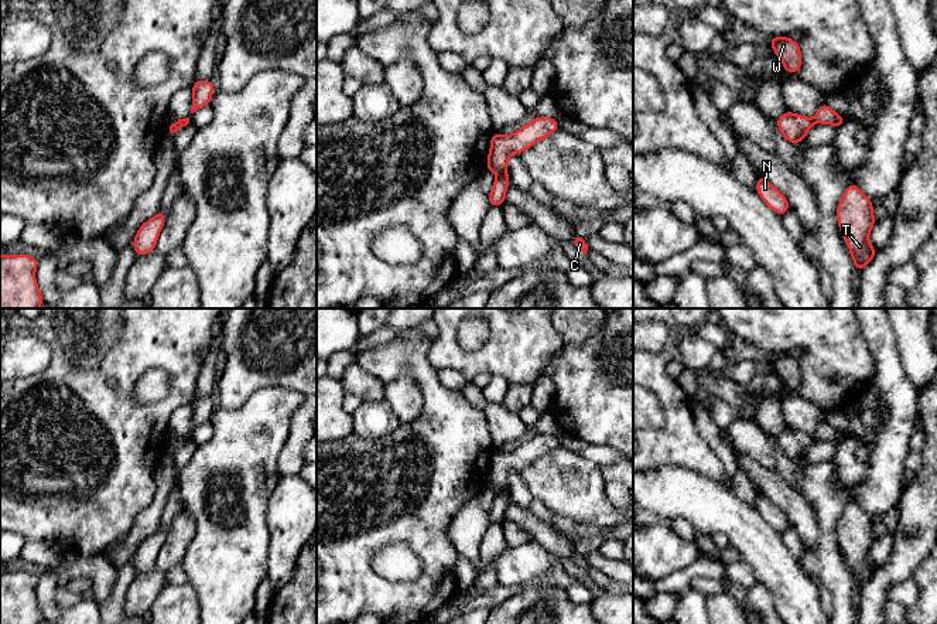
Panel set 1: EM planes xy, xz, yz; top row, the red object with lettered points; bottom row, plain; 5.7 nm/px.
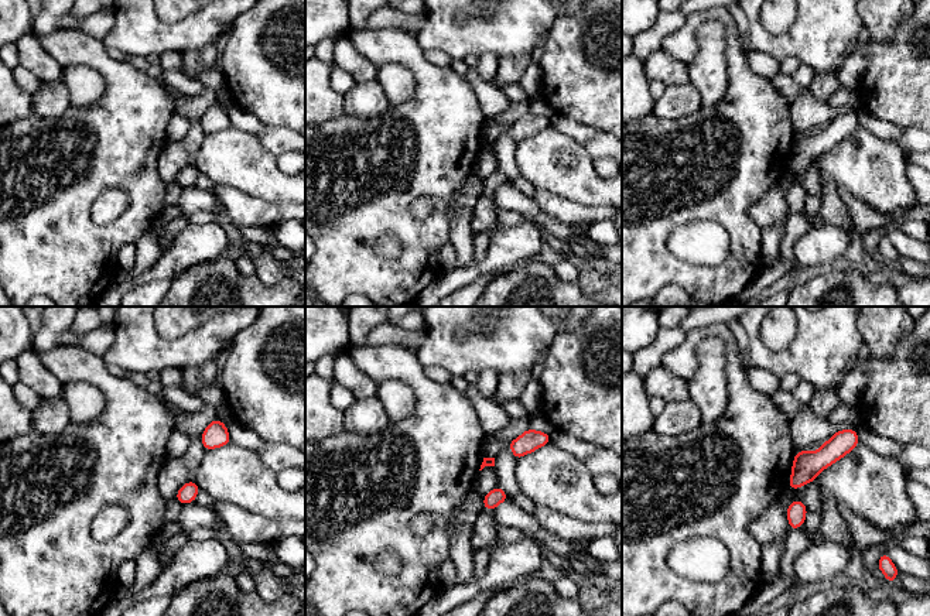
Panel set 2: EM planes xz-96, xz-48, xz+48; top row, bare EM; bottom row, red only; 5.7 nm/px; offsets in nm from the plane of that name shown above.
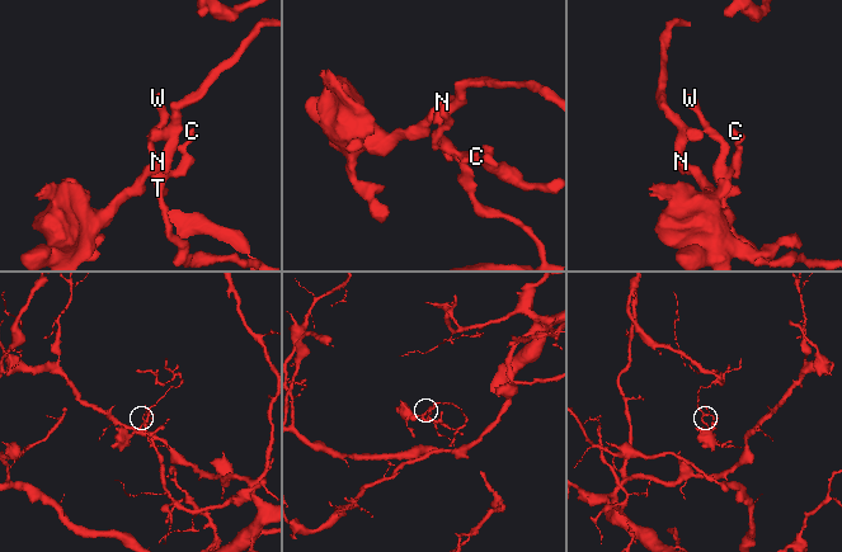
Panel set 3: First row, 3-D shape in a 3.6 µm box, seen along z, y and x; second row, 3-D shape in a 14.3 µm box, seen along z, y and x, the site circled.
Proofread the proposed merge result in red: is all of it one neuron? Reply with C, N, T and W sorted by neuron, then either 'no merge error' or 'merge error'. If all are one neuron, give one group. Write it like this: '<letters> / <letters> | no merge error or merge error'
C T W / N | merge error

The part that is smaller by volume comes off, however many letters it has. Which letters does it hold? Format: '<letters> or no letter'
N

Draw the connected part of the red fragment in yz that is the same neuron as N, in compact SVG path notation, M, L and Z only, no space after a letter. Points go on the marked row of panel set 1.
M759 175L756 183L756 192L766 202L766 205L777 215L789 211L790 204L787 198L776 187L773 187L765 177Z

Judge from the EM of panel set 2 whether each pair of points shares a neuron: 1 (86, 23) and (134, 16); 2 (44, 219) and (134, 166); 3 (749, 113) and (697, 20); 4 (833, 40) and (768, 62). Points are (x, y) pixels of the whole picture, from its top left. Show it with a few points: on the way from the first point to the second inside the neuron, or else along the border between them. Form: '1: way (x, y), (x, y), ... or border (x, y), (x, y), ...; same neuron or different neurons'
1: border (115, 14), (115, 26), (102, 40); different neurons
2: way (67, 197), (102, 166), (112, 166); same neuron
3: way (744, 84), (737, 65), (731, 27), (727, 23); same neuron
4: border (751, 48), (766, 52), (779, 61); different neurons

